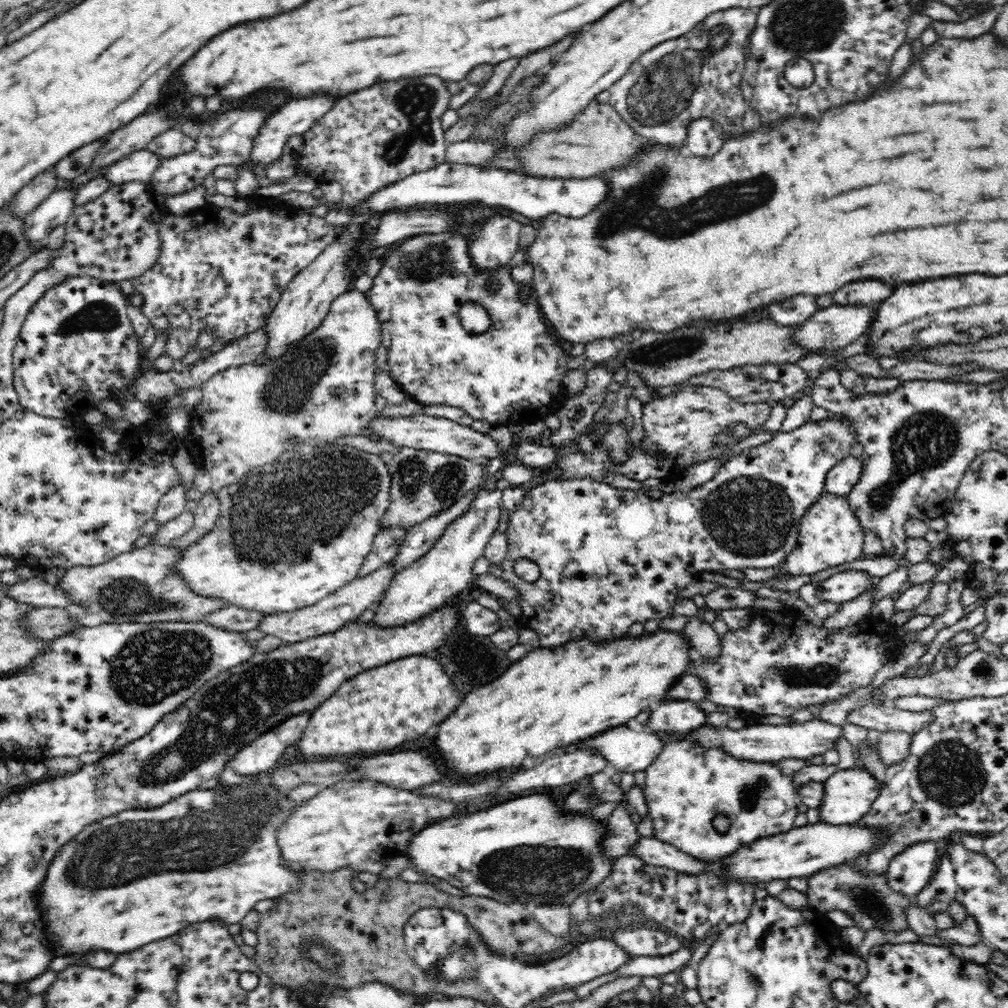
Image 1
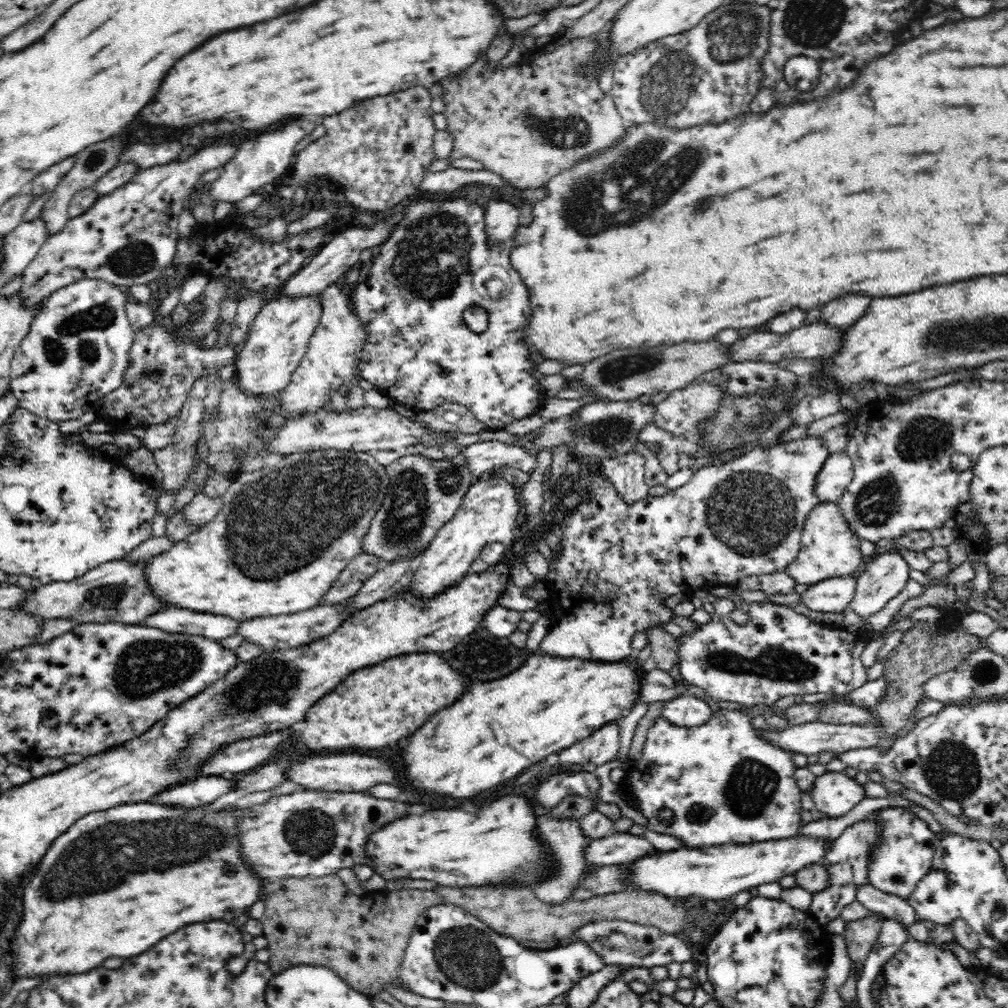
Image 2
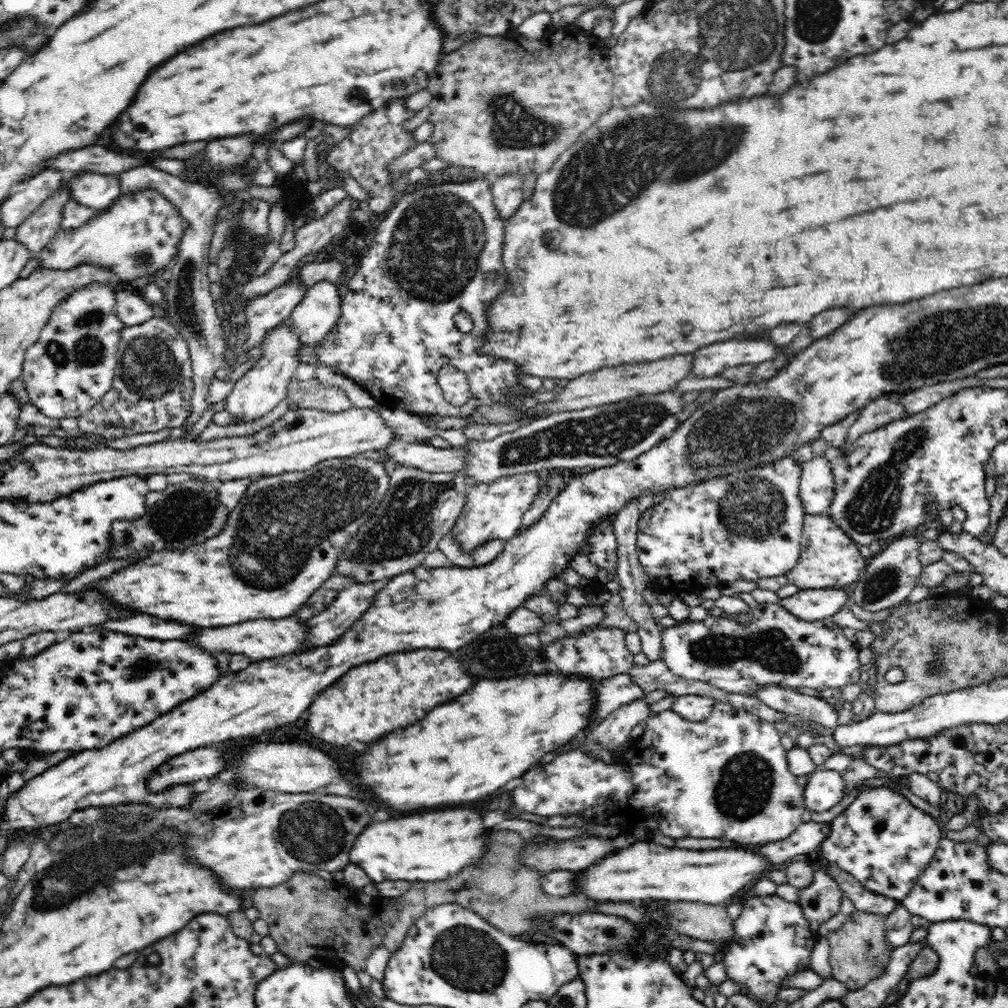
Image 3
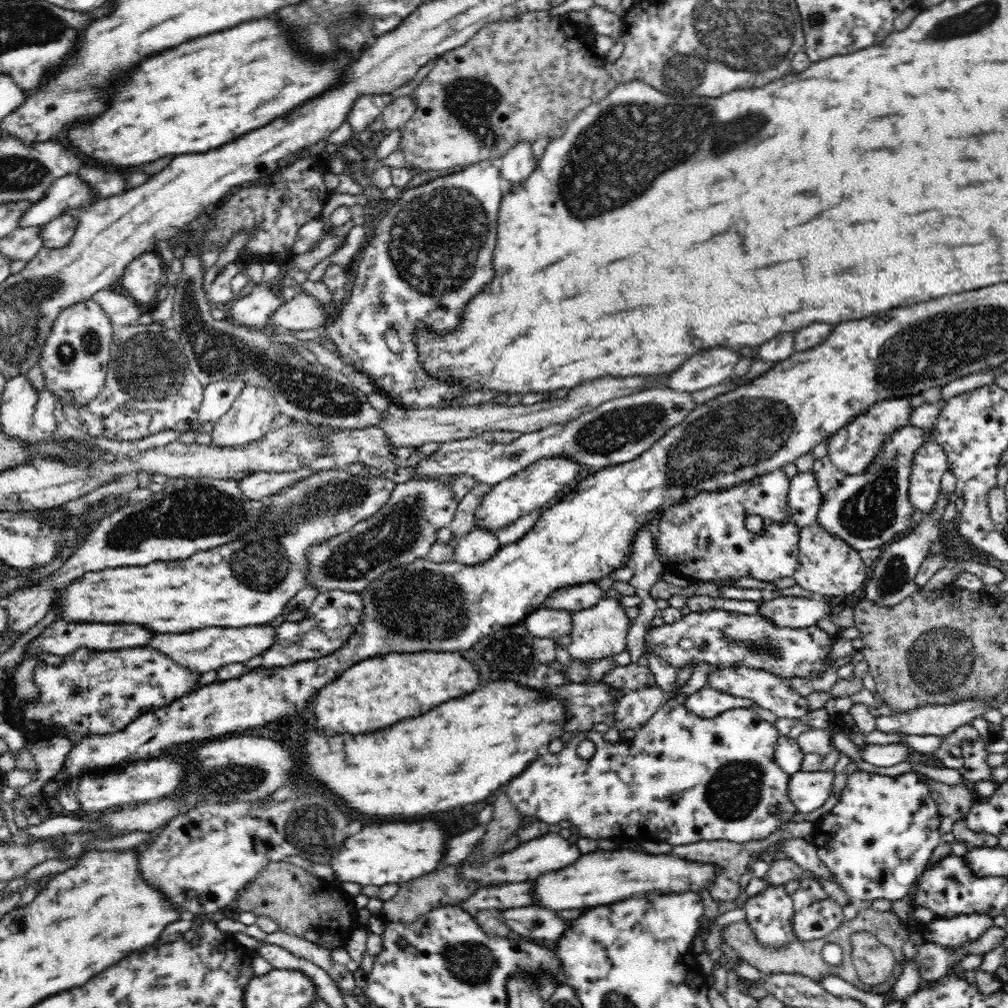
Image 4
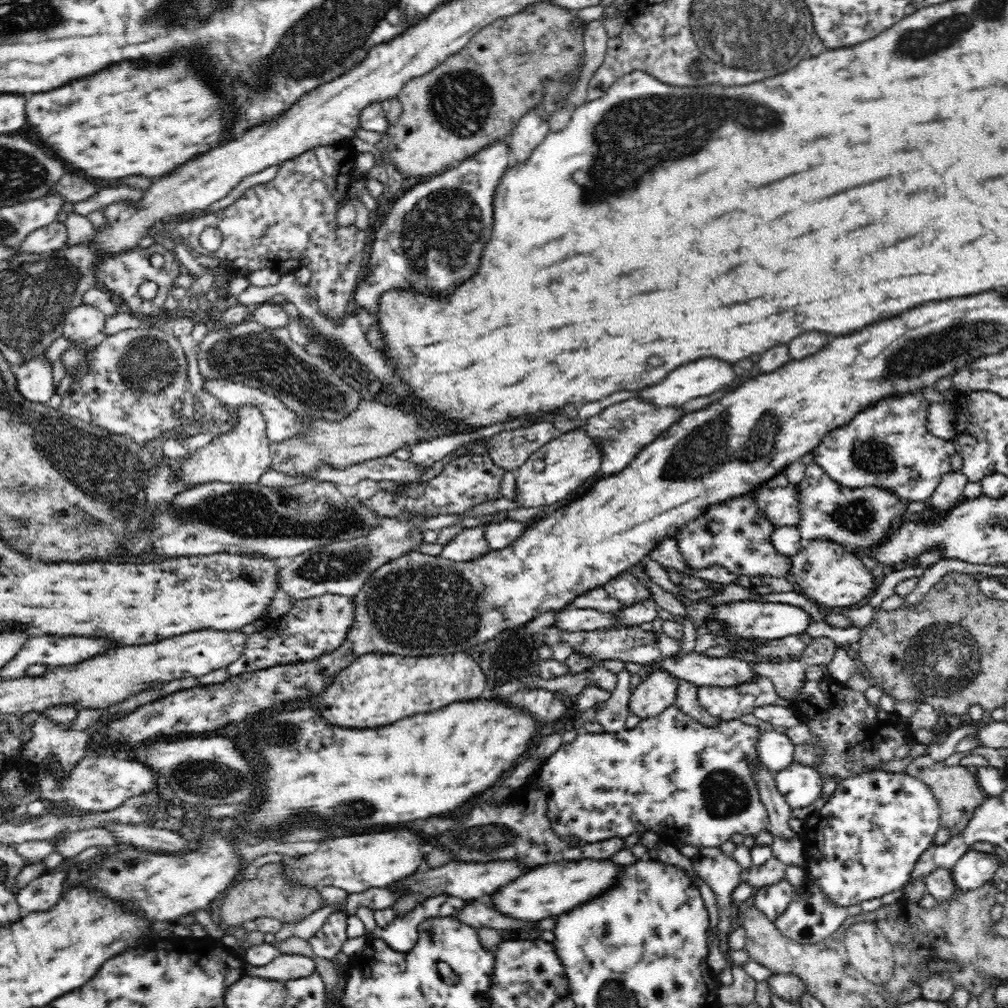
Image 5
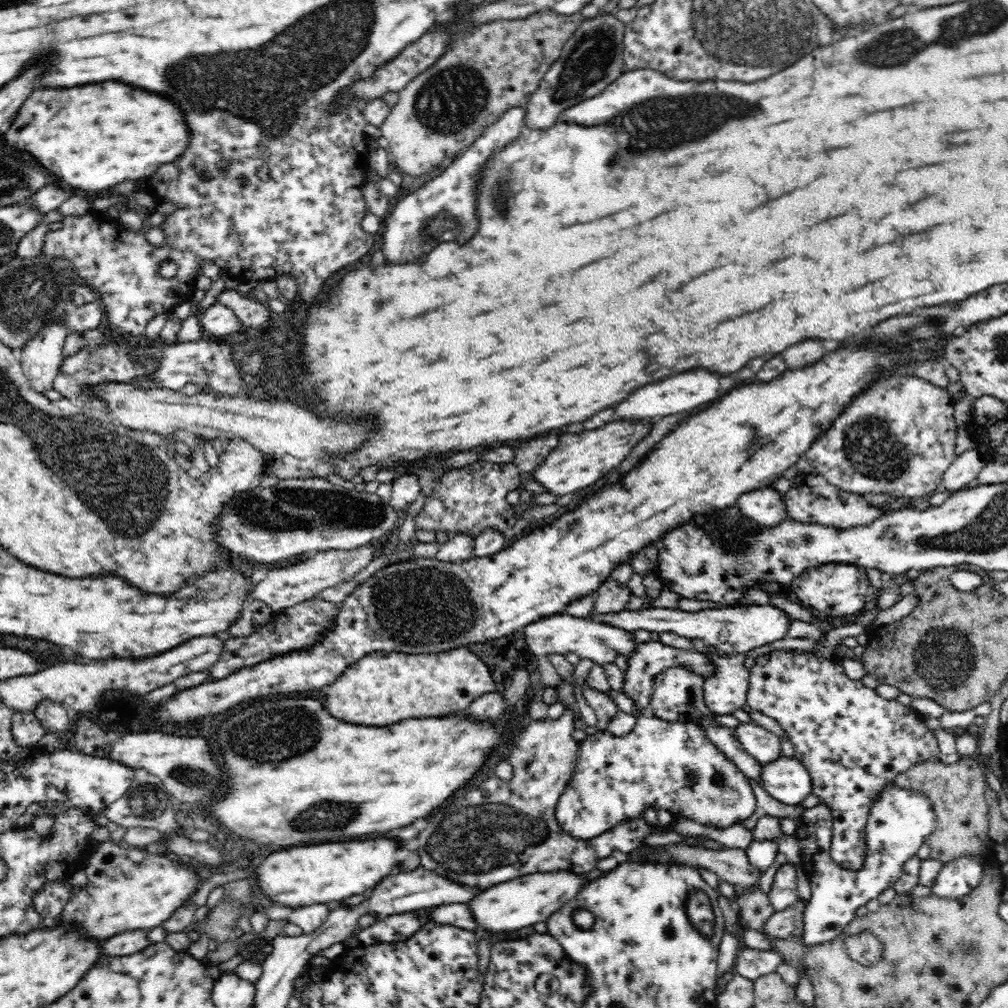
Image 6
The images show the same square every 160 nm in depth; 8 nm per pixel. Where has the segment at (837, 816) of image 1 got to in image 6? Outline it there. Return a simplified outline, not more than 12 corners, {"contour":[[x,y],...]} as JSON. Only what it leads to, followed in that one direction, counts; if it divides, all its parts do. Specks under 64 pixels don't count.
{"contour":[[796,758],[761,765],[763,788],[784,804],[813,793],[808,769]]}

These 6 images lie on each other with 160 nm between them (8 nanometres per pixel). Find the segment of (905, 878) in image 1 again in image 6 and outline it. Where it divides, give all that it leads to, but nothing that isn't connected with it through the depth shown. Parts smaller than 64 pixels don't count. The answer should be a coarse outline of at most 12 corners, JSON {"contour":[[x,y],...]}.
{"contour":[[922,791],[874,797],[858,870],[831,858],[820,802],[795,820],[811,897],[808,947],[836,939],[892,887],[936,828]]}

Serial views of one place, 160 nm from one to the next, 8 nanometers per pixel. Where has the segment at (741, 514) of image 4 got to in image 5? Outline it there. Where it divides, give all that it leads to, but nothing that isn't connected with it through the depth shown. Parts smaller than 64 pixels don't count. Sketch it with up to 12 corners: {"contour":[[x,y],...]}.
{"contour":[[769,484],[709,507],[674,534],[687,570],[789,577],[758,507]]}

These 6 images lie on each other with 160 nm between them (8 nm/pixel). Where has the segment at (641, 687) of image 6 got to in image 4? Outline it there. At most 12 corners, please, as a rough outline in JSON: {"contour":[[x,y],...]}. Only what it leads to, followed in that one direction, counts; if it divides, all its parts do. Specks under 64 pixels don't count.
{"contour":[[748,667],[711,668],[707,685],[750,699],[773,718],[798,719],[806,696]]}

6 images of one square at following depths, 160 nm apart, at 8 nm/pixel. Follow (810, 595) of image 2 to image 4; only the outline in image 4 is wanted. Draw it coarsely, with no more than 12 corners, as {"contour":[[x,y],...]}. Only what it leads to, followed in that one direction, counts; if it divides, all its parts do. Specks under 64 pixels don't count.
{"contour":[[827,597],[766,598],[759,613],[778,626],[806,628],[832,610]]}

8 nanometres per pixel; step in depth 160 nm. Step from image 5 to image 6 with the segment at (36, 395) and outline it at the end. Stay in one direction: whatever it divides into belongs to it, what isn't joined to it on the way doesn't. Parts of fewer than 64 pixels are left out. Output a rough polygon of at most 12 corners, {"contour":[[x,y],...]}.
{"contour":[[50,323],[17,352],[28,384],[44,397],[70,332]]}

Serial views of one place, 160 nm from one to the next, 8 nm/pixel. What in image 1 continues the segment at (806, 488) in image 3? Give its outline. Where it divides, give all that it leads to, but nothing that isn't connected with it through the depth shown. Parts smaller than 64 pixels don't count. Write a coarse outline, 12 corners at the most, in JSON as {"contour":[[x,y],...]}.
{"contour":[[851,455],[825,478],[825,490],[848,496],[864,474]]}

